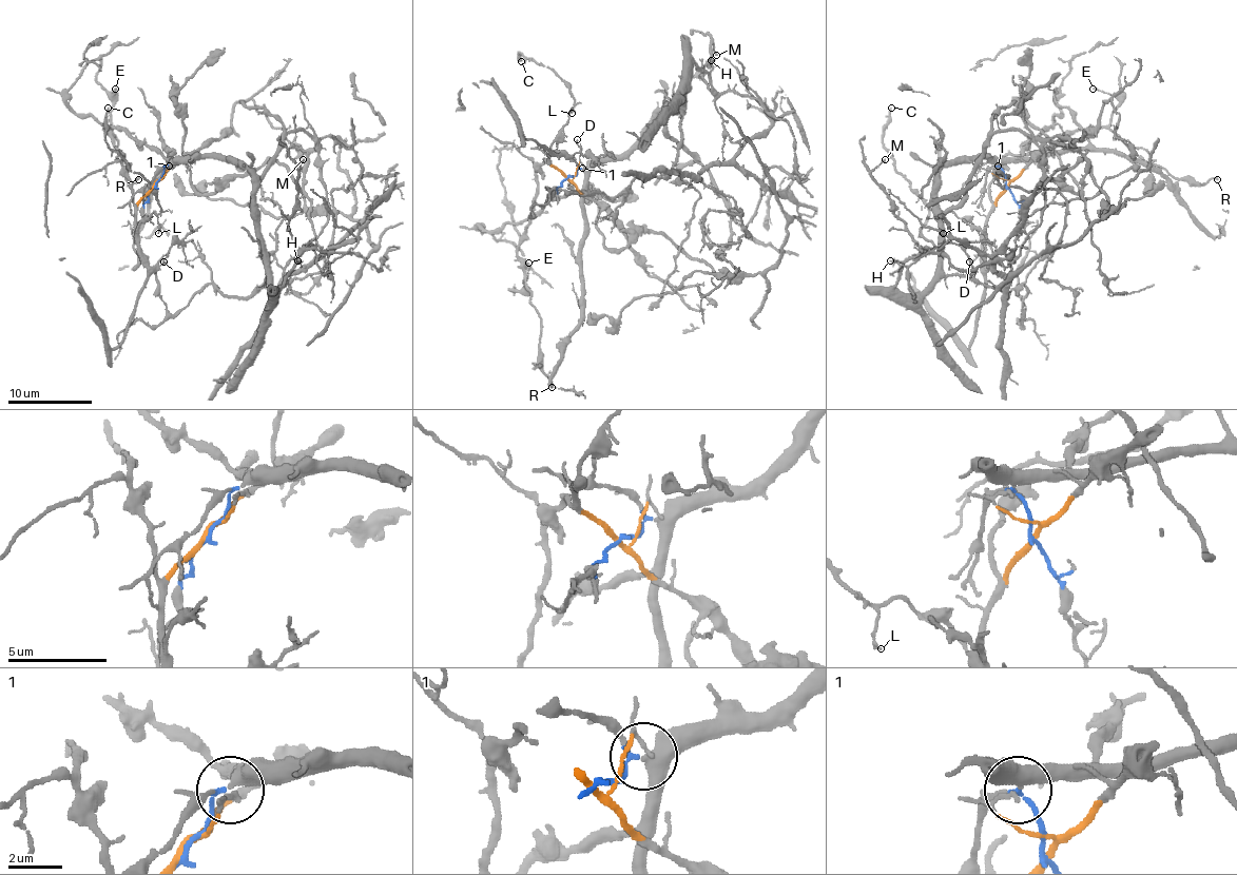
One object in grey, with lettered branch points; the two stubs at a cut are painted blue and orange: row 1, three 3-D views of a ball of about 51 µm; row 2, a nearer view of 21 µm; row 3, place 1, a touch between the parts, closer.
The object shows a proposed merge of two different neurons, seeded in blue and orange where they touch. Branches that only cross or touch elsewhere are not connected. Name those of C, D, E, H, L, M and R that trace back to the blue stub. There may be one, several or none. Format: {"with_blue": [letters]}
{"with_blue": ["H", "M"]}

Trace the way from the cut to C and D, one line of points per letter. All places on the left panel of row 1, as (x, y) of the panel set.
C: (155, 187), (138, 205), (136, 234), (136, 228), (161, 209), (157, 195), (107, 142), (104, 125), (109, 107)
D: (155, 187), (136, 211), (138, 253), (151, 266), (168, 255), (163, 261)

